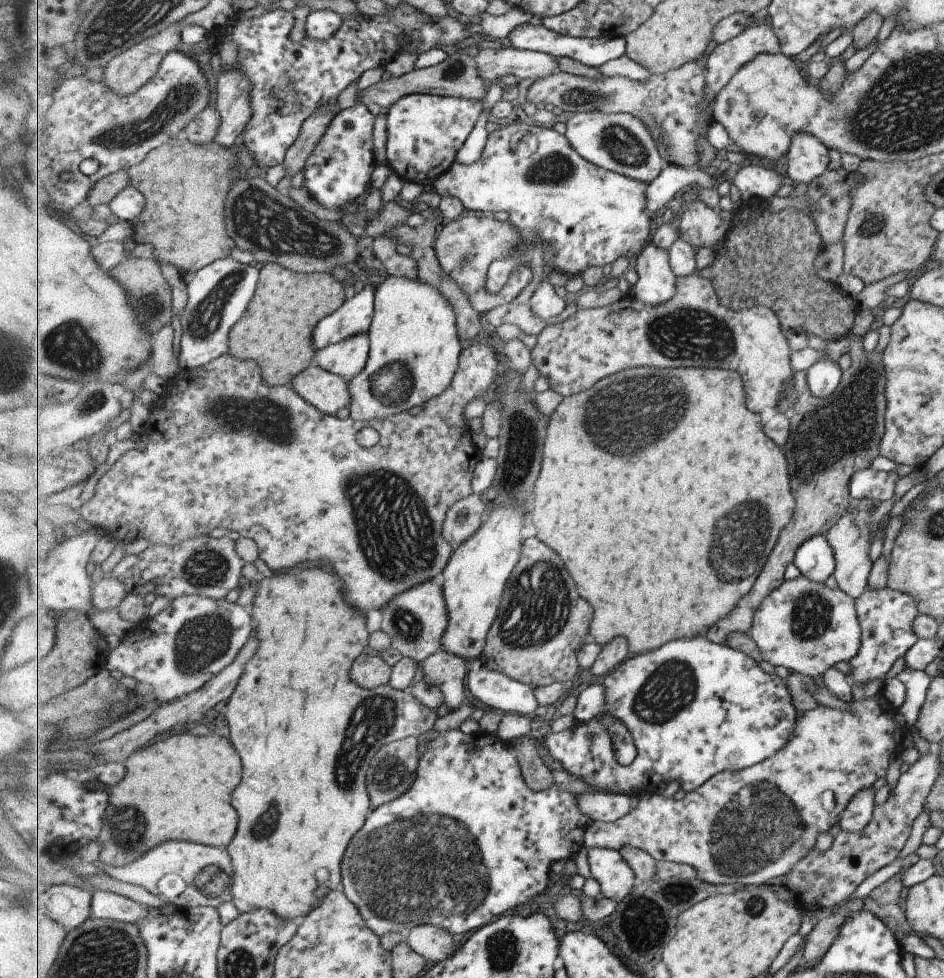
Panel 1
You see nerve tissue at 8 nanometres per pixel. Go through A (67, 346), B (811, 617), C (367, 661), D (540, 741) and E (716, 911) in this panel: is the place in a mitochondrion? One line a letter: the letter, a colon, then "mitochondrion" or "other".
A: mitochondrion
B: mitochondrion
C: other
D: other
E: other

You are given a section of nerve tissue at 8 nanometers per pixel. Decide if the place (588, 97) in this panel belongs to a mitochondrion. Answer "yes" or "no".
yes

